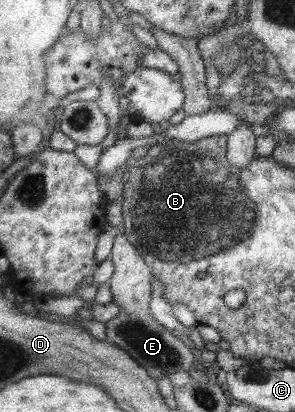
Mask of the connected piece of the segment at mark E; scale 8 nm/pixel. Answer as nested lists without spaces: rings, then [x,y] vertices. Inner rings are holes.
[[[122,233],[113,238],[113,245],[108,255],[113,264],[113,273],[109,278],[111,301],[119,306],[119,311],[104,323],[106,340],[120,350],[126,351],[154,380],[168,379],[173,391],[182,389],[192,383],[188,370],[192,368],[192,354],[186,344],[174,338],[152,315],[149,302],[153,296],[152,282],[154,279],[151,267],[144,262],[138,248],[127,241]]]

